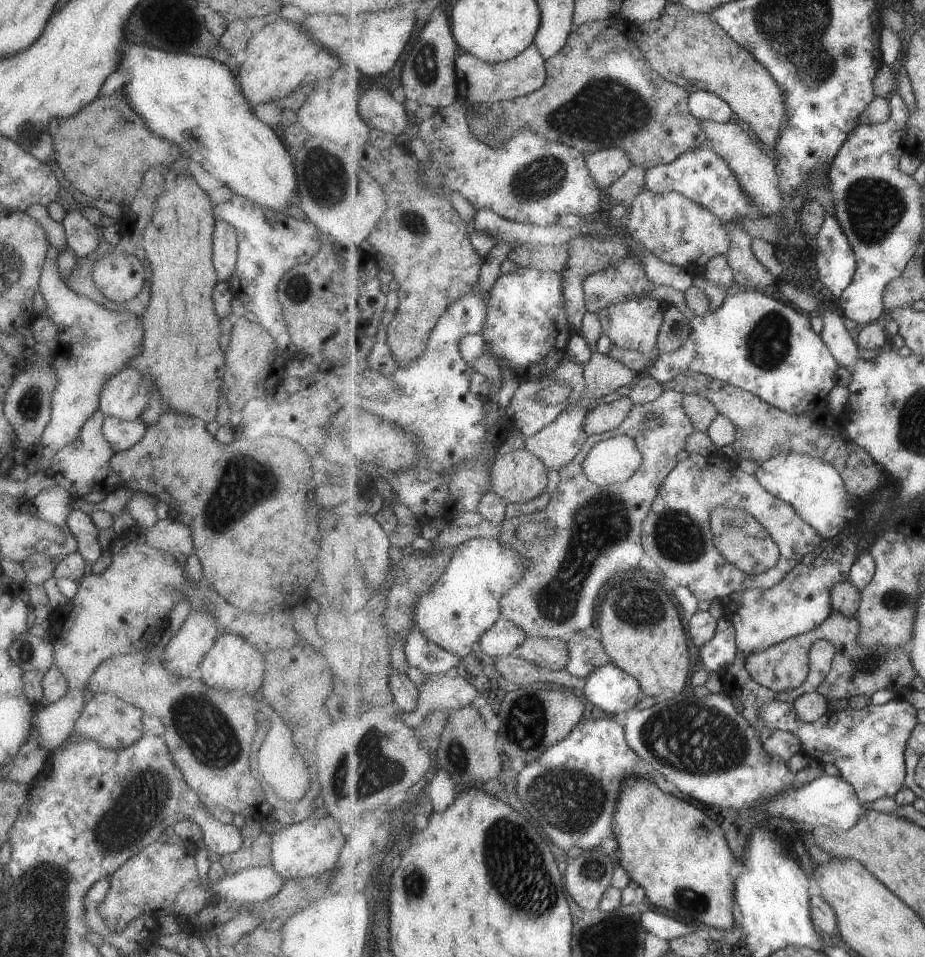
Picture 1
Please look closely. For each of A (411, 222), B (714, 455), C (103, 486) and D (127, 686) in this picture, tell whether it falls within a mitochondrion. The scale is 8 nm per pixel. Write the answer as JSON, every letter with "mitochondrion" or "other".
{"A":"mitochondrion","B":"other","C":"other","D":"other"}

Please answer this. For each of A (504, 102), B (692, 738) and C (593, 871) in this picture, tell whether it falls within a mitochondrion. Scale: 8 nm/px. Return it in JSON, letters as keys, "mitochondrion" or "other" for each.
{"A":"other","B":"mitochondrion","C":"mitochondrion"}

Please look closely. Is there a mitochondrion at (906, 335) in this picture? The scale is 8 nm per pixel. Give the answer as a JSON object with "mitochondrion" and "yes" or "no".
{"mitochondrion":"no"}

